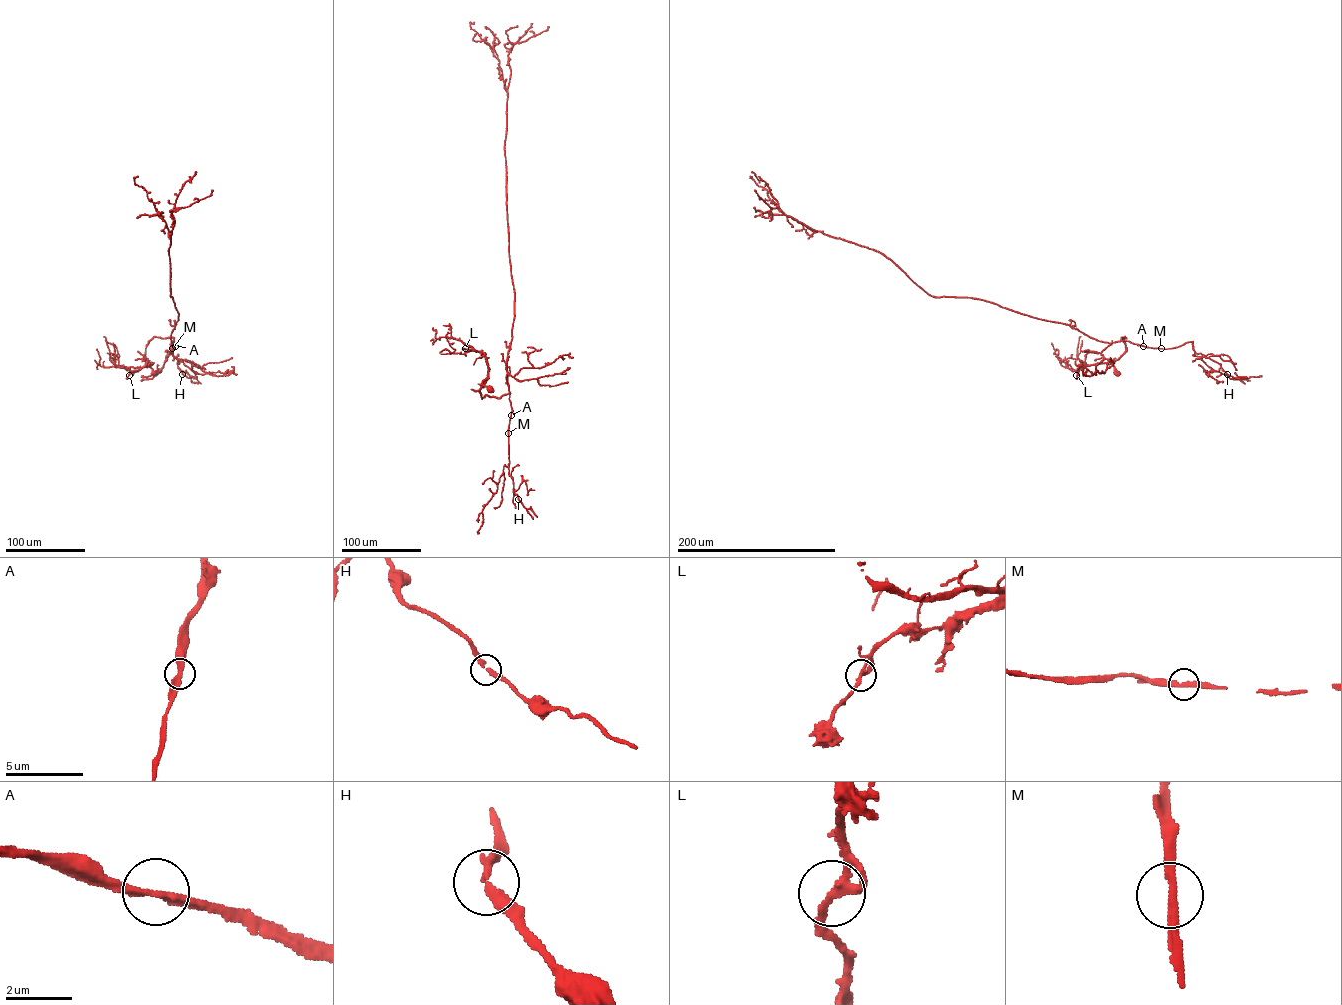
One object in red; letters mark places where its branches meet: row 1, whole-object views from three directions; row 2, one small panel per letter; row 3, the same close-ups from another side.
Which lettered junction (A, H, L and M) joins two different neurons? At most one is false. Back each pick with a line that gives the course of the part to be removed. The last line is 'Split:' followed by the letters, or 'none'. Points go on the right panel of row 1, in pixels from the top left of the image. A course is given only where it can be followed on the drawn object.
Split: none

